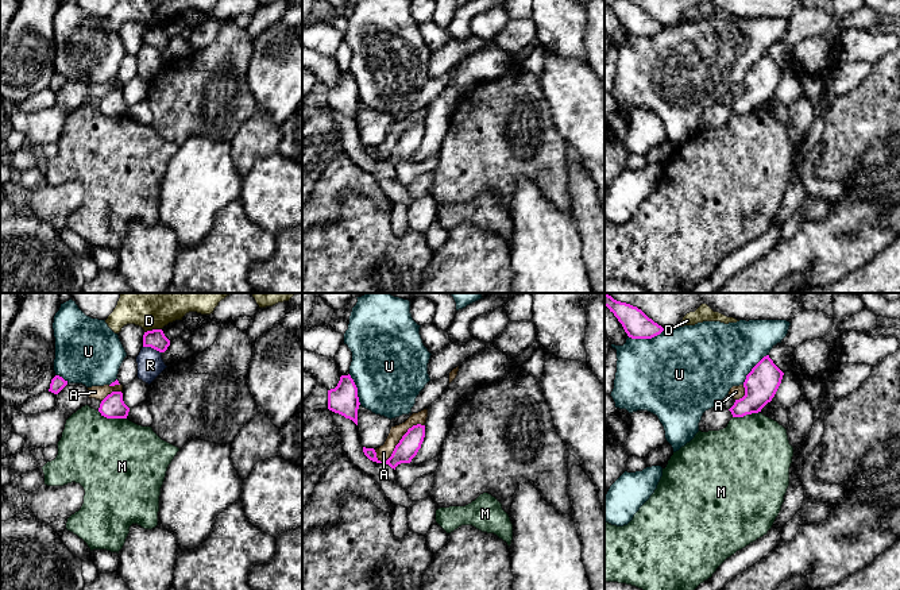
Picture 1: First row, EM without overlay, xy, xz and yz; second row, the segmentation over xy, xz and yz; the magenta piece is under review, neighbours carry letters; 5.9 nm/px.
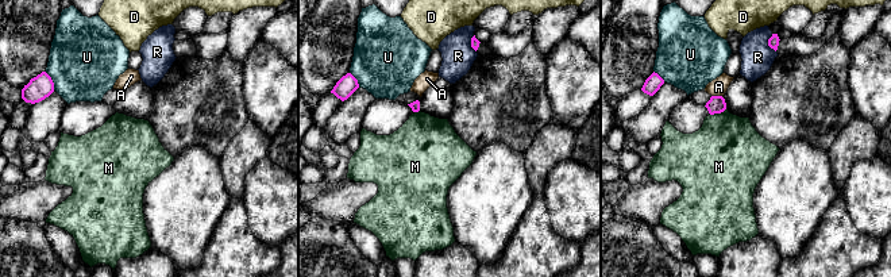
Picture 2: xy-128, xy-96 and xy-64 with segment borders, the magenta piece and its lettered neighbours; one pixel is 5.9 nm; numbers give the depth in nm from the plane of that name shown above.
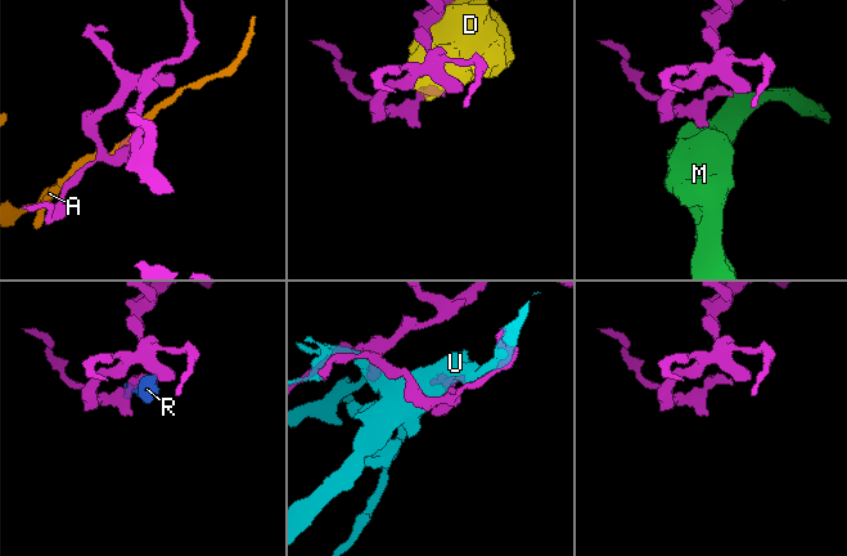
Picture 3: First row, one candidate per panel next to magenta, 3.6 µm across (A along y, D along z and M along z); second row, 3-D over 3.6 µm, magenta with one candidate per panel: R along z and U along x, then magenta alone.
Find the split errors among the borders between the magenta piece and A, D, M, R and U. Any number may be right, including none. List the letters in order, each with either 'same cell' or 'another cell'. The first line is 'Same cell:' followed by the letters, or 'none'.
Same cell: none
A: another cell
D: another cell
M: another cell
R: another cell
U: another cell

